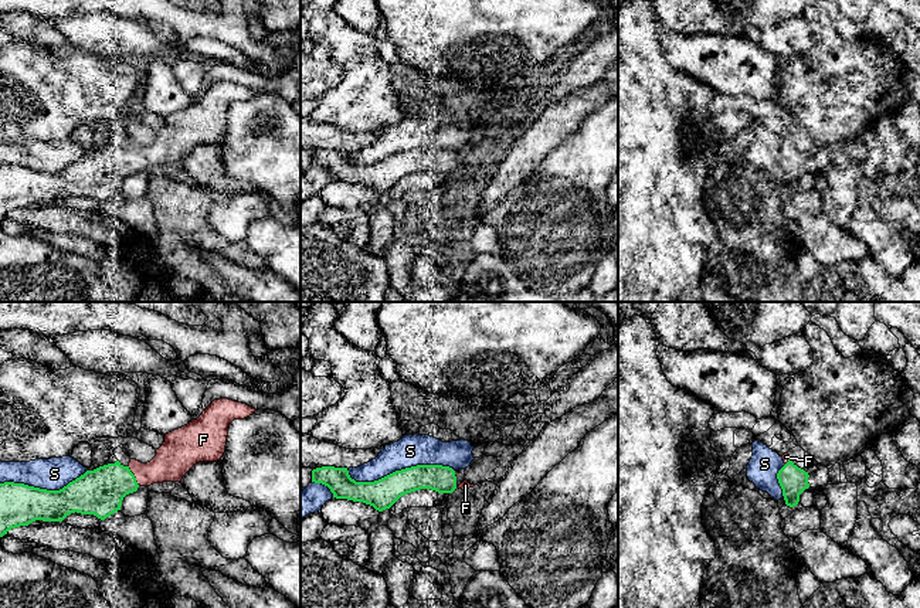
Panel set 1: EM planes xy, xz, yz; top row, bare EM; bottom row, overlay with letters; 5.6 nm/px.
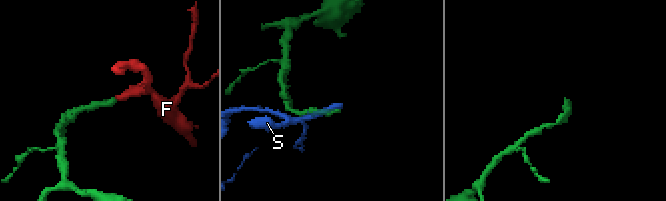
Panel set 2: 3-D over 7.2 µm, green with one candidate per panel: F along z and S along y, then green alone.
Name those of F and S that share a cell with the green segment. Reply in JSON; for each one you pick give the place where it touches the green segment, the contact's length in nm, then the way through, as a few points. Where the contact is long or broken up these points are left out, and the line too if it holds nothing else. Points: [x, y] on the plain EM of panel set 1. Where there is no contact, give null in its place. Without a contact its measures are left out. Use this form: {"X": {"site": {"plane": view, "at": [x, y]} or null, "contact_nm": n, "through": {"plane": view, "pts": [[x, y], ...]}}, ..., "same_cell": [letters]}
{"F": {"site": {"plane": "xy", "at": [133, 158]}, "contact_nm": 130}, "same_cell": ["F"]}

